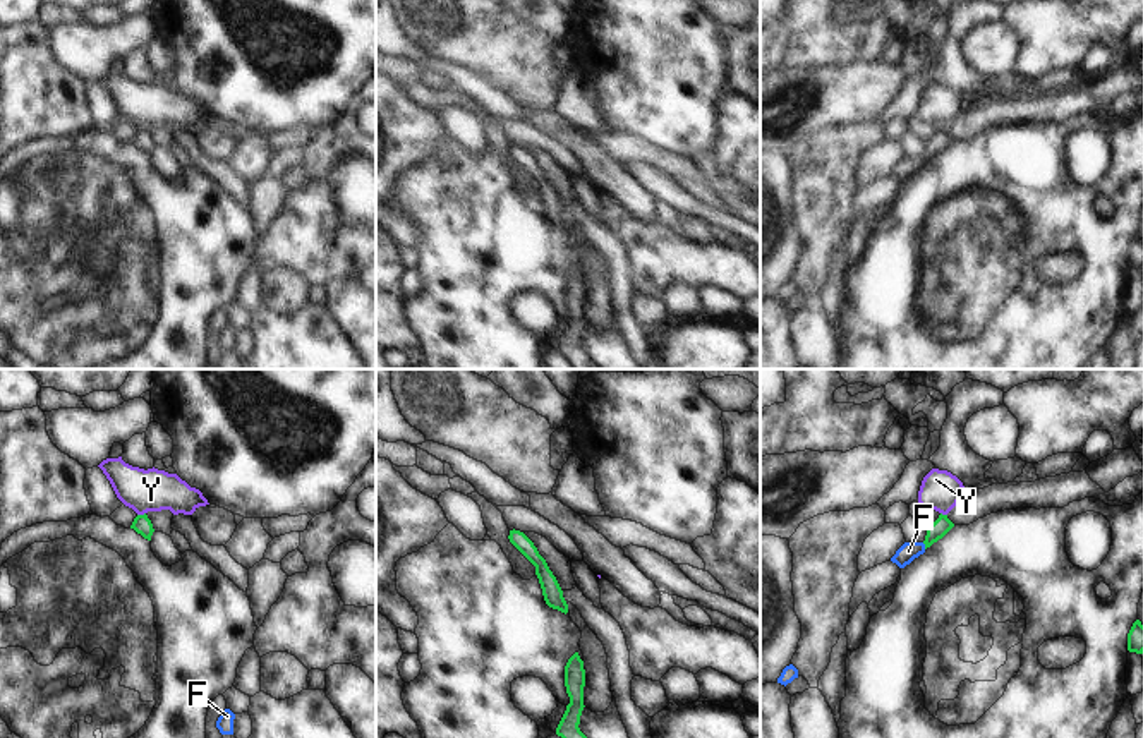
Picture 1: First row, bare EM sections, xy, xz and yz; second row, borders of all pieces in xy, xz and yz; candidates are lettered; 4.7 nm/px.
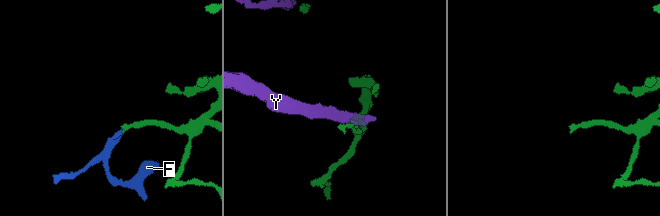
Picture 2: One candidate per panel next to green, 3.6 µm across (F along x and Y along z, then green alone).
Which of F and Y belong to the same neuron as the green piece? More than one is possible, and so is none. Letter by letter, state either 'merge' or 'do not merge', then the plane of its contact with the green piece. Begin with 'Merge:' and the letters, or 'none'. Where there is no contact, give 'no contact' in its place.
Merge: F
F: merge | yz
Y: do not merge | xy

